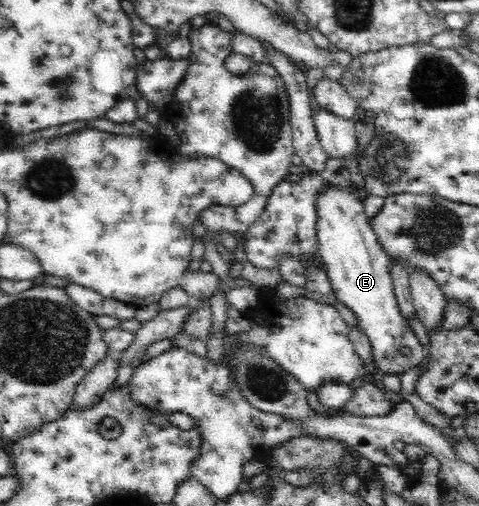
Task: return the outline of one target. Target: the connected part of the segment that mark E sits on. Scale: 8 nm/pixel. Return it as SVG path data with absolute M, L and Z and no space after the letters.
M335 186L317 199L318 255L336 300L350 309L371 343L374 376L403 376L425 359L426 349L411 330L397 303L389 273L390 259L379 244L371 221L365 215L358 192Z

